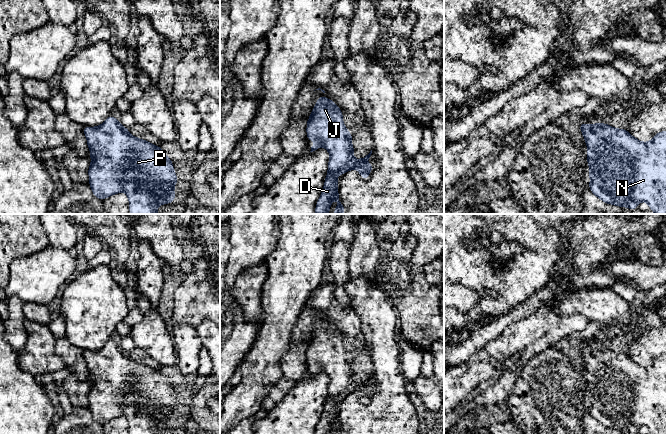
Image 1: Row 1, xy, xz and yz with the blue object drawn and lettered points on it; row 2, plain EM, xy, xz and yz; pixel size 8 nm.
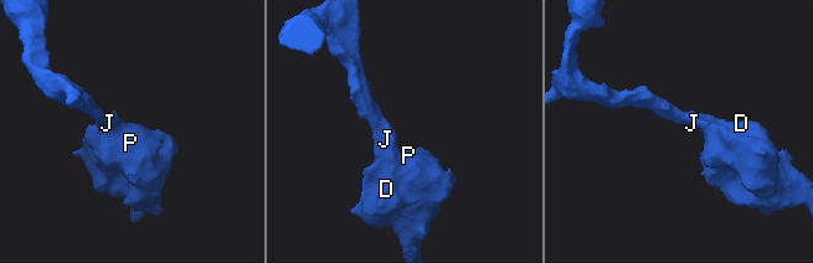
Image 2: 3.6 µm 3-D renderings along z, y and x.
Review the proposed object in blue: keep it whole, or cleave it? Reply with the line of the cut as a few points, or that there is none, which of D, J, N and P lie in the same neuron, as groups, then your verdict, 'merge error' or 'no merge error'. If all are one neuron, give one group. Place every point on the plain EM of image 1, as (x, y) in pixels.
no cut; D J N P; no merge error

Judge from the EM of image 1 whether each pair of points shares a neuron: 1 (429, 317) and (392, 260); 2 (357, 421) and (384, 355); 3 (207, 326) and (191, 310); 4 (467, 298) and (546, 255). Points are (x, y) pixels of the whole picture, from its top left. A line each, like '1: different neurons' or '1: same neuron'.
1: same neuron
2: same neuron
3: different neurons
4: different neurons

